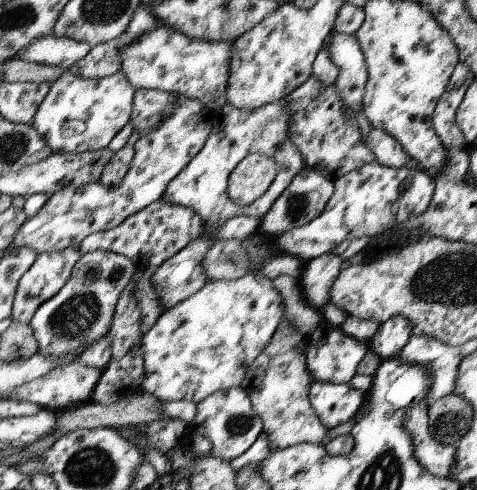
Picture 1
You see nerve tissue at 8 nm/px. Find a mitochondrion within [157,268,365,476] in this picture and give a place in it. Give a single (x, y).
(236, 424)

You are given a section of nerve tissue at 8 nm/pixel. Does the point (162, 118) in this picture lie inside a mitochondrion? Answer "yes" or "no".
no

